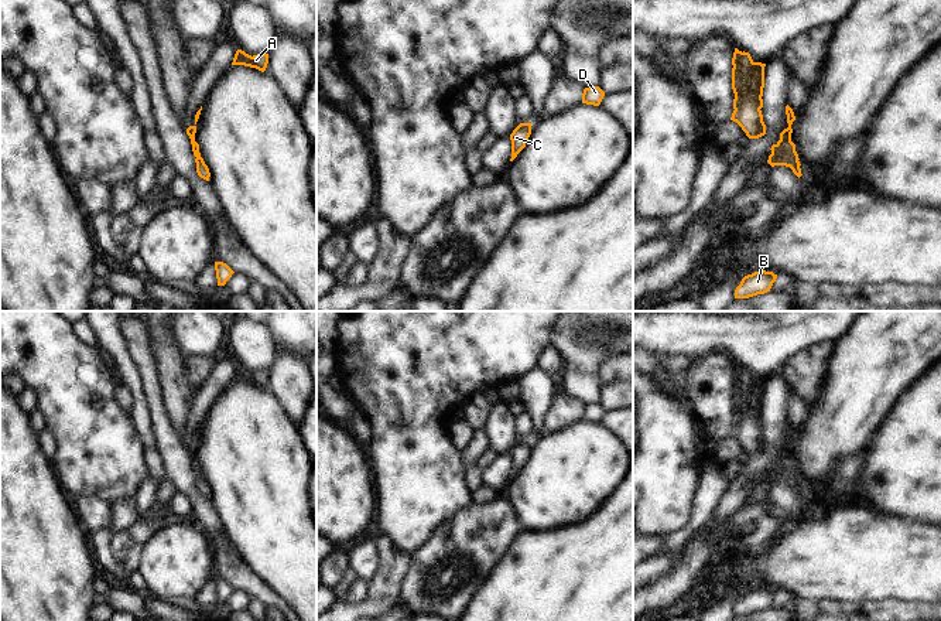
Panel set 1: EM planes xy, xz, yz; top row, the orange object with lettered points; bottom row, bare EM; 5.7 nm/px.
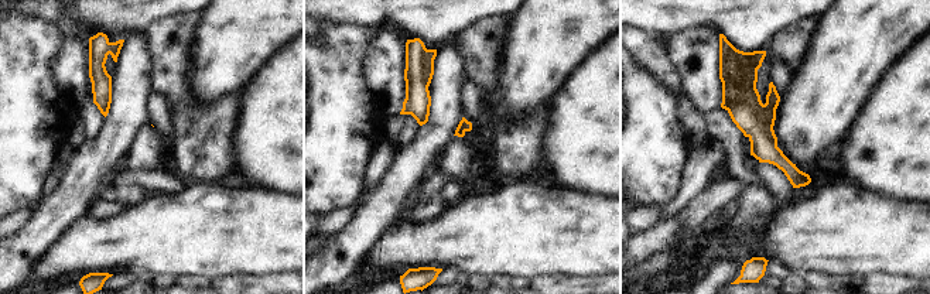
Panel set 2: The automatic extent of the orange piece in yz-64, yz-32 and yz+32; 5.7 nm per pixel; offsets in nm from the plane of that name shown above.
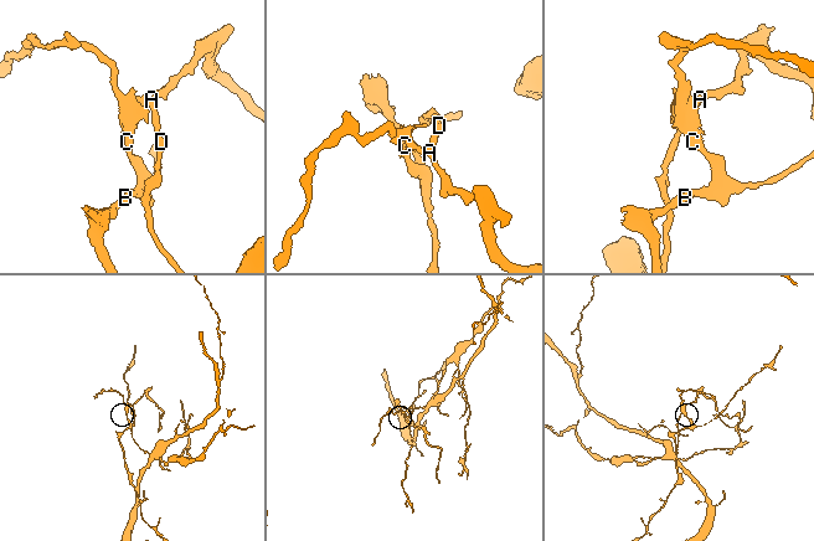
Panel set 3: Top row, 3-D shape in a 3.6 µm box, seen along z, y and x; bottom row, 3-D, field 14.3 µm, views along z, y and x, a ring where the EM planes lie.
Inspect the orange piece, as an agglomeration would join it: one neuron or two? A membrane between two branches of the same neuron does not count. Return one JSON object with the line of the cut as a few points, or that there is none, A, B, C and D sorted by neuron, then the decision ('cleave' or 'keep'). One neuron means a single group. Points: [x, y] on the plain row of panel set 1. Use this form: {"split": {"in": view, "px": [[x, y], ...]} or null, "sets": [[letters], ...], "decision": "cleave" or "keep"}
{"split": {"in": "yz", "px": [[741, 369], [739, 385], [746, 389]]}, "sets": [["A", "D"], ["B", "C"]], "decision": "cleave"}

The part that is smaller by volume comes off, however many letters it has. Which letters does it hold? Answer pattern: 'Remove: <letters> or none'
Remove: B, C.

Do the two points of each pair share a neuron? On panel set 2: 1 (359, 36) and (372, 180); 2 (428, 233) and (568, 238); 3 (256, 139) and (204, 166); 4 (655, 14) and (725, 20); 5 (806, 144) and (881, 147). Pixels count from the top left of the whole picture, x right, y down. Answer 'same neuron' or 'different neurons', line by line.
1: different neurons
2: same neuron
3: different neurons
4: same neuron
5: different neurons

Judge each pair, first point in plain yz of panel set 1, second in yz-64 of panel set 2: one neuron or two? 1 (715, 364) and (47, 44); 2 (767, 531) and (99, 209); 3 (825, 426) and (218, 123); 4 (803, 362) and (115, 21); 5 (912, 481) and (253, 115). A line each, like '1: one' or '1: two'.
1: two
2: one
3: two
4: two
5: one

